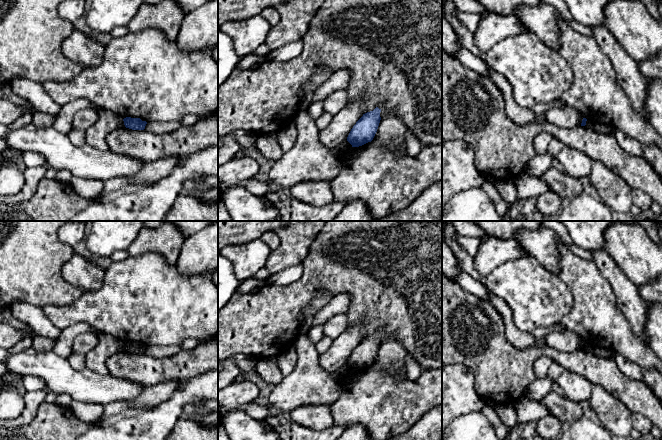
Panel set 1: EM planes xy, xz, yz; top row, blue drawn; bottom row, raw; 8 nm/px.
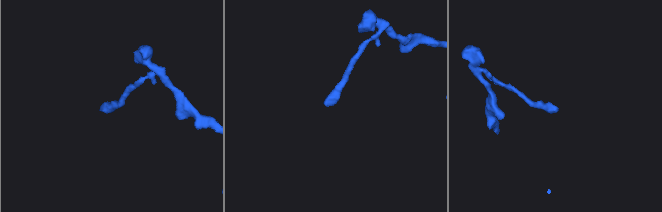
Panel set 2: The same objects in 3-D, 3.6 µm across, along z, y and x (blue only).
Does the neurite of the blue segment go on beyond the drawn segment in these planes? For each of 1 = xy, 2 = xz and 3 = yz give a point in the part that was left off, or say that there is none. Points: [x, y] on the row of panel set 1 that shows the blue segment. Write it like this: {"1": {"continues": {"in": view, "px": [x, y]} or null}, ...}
{"1": {"continues": null}, "2": {"continues": null}, "3": {"continues": null}}

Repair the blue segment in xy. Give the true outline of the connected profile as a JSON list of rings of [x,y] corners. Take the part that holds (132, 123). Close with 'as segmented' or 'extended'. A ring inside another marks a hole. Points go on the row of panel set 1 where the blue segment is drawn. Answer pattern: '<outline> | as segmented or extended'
[[[126,117],[123,121],[125,127],[132,130],[144,130],[147,124],[146,121],[142,121],[140,118]]] | as segmented

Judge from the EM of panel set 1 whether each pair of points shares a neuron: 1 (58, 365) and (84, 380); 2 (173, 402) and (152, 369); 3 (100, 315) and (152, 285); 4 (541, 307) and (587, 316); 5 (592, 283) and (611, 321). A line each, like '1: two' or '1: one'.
1: one
2: two
3: one
4: two
5: one

